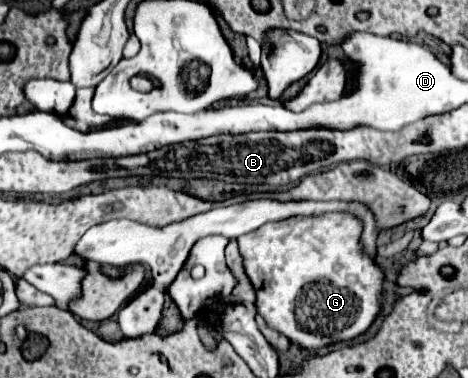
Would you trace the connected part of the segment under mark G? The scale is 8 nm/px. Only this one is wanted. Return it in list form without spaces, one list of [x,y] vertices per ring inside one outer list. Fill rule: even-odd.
[[[322,213],[296,215],[290,219],[266,223],[256,231],[240,235],[238,247],[244,271],[256,291],[256,311],[264,317],[268,327],[286,335],[290,343],[316,351],[330,343],[352,341],[366,333],[382,307],[384,271],[370,257],[362,243],[362,221],[350,213]]]

